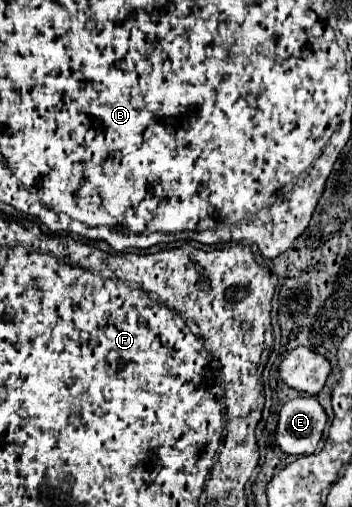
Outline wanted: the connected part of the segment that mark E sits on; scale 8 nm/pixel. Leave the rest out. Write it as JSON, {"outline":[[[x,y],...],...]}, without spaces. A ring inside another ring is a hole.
{"outline":[[[298,396],[280,410],[276,444],[292,456],[314,454],[326,426],[326,412],[312,396]]]}

